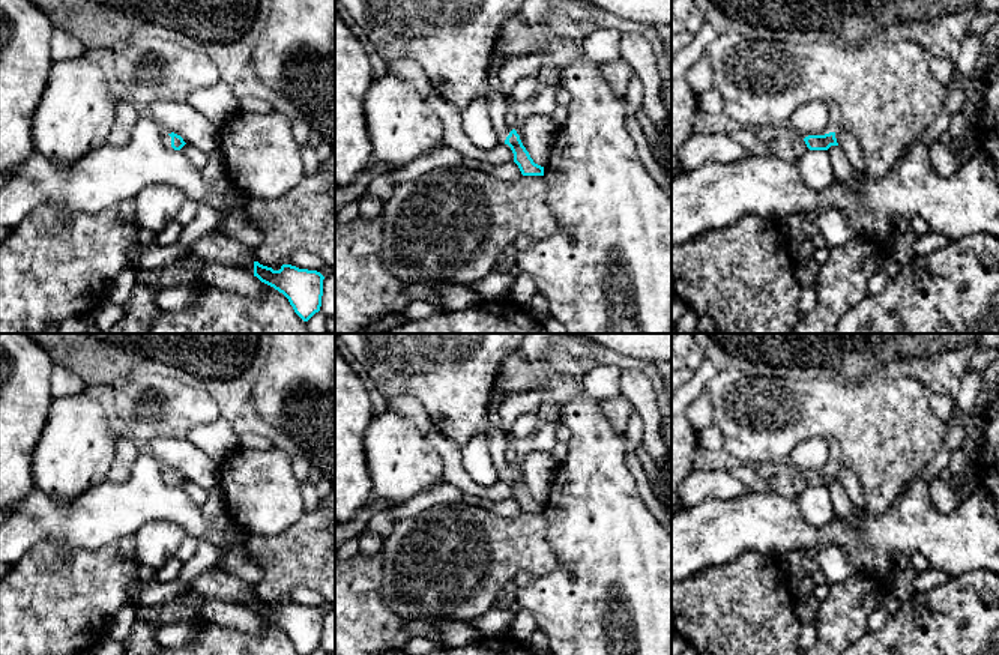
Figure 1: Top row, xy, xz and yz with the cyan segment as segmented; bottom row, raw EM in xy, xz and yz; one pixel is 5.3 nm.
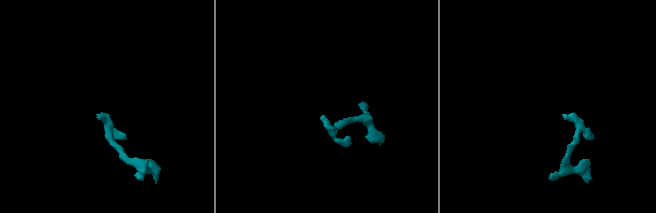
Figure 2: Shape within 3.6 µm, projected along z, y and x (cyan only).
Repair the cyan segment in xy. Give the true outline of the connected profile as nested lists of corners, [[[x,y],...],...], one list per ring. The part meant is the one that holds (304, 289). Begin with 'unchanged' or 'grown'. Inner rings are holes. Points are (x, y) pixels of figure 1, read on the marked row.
unchanged | [[[254,261],[254,276],[282,293],[303,321],[320,311],[324,279],[320,272],[291,264],[282,264],[279,270],[273,270]]]

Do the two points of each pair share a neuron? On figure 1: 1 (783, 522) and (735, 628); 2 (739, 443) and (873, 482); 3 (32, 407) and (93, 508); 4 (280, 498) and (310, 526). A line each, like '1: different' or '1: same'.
1: different
2: same
3: different
4: different

